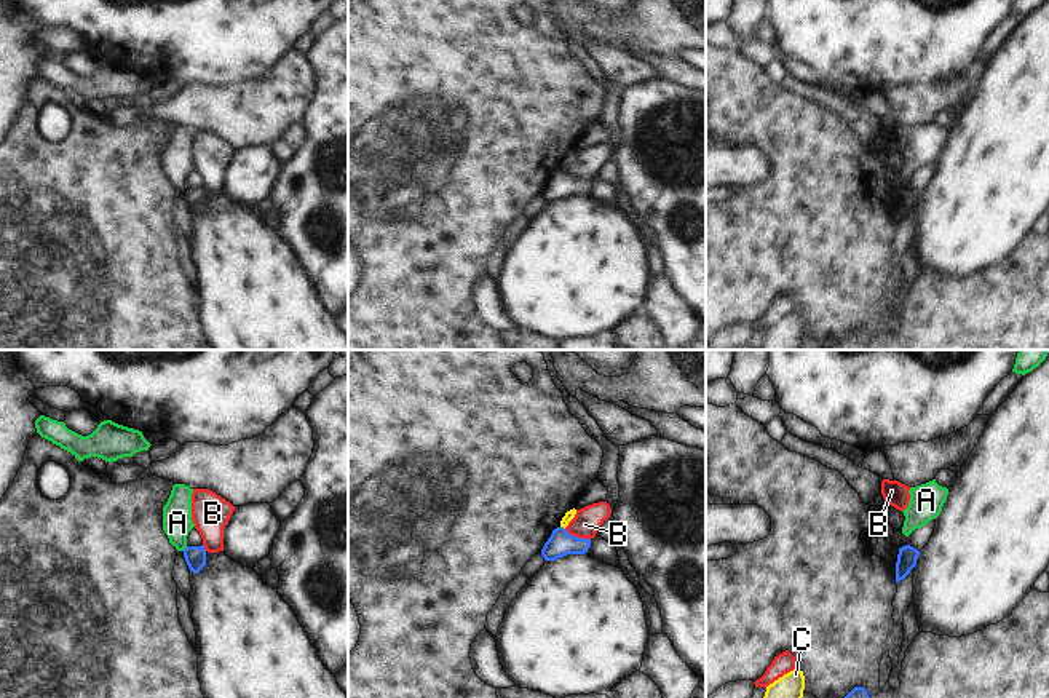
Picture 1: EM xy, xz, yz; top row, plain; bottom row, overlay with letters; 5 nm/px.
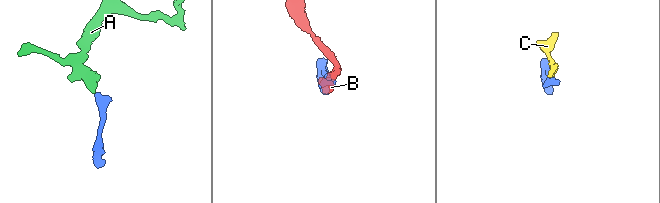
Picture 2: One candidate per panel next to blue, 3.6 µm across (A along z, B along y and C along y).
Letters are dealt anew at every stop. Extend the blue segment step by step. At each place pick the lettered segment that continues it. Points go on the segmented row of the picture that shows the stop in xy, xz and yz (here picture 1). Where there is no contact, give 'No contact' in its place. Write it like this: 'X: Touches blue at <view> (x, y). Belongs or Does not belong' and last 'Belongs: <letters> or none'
A: Touches blue at xy (186, 548). Does not belong
B: Touches blue at xz (577, 537). Does not belong
C: Touches blue at xz (562, 527). Does not belong
Belongs: none.

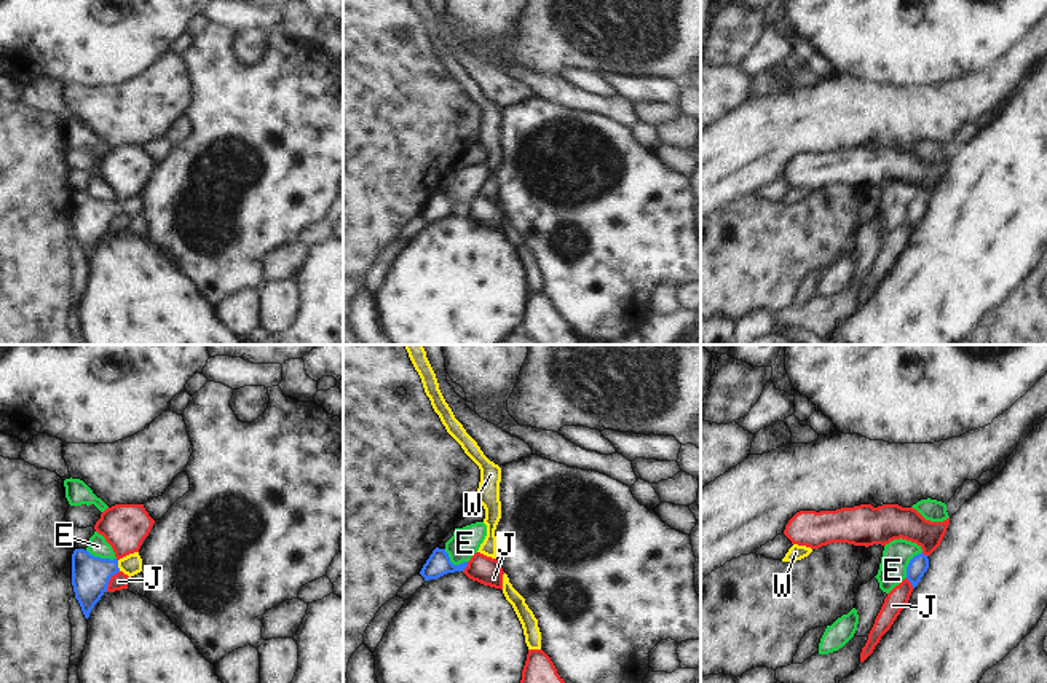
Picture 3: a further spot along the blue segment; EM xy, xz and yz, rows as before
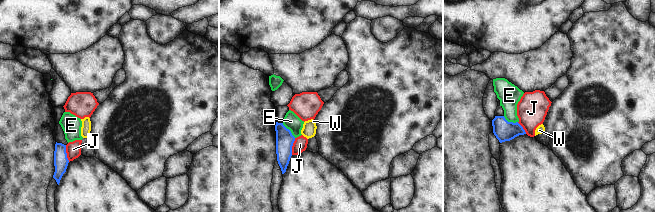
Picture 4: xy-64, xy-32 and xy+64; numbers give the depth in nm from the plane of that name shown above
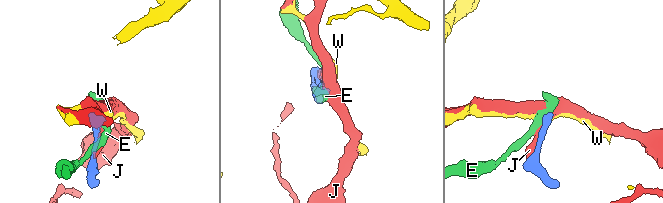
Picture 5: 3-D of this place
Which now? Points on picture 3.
E: Touches blue at xy (99, 557). Does not belong
J: Touches blue at xy (109, 580). Does not belong
W: Touches blue at xy (117, 565). Belongs
Belongs: W.

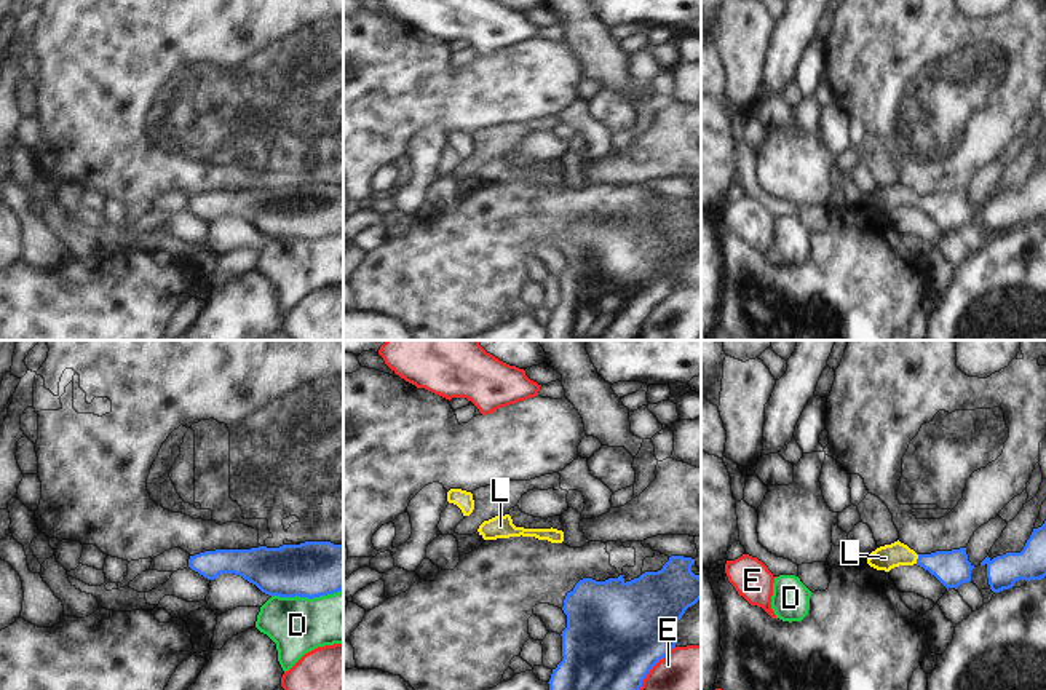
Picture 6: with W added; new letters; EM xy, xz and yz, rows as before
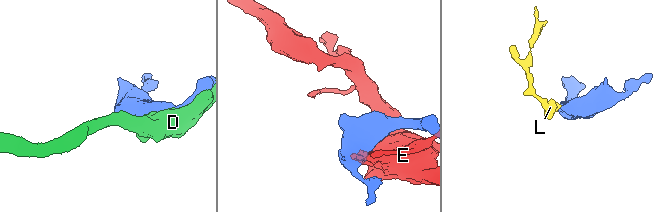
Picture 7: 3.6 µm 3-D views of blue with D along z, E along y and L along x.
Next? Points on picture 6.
D: Touches blue at xy (307, 596). Does not belong
E: Touches blue at xz (652, 666). Does not belong
L: Touches blue at yz (917, 559). Belongs
Belongs: L.

